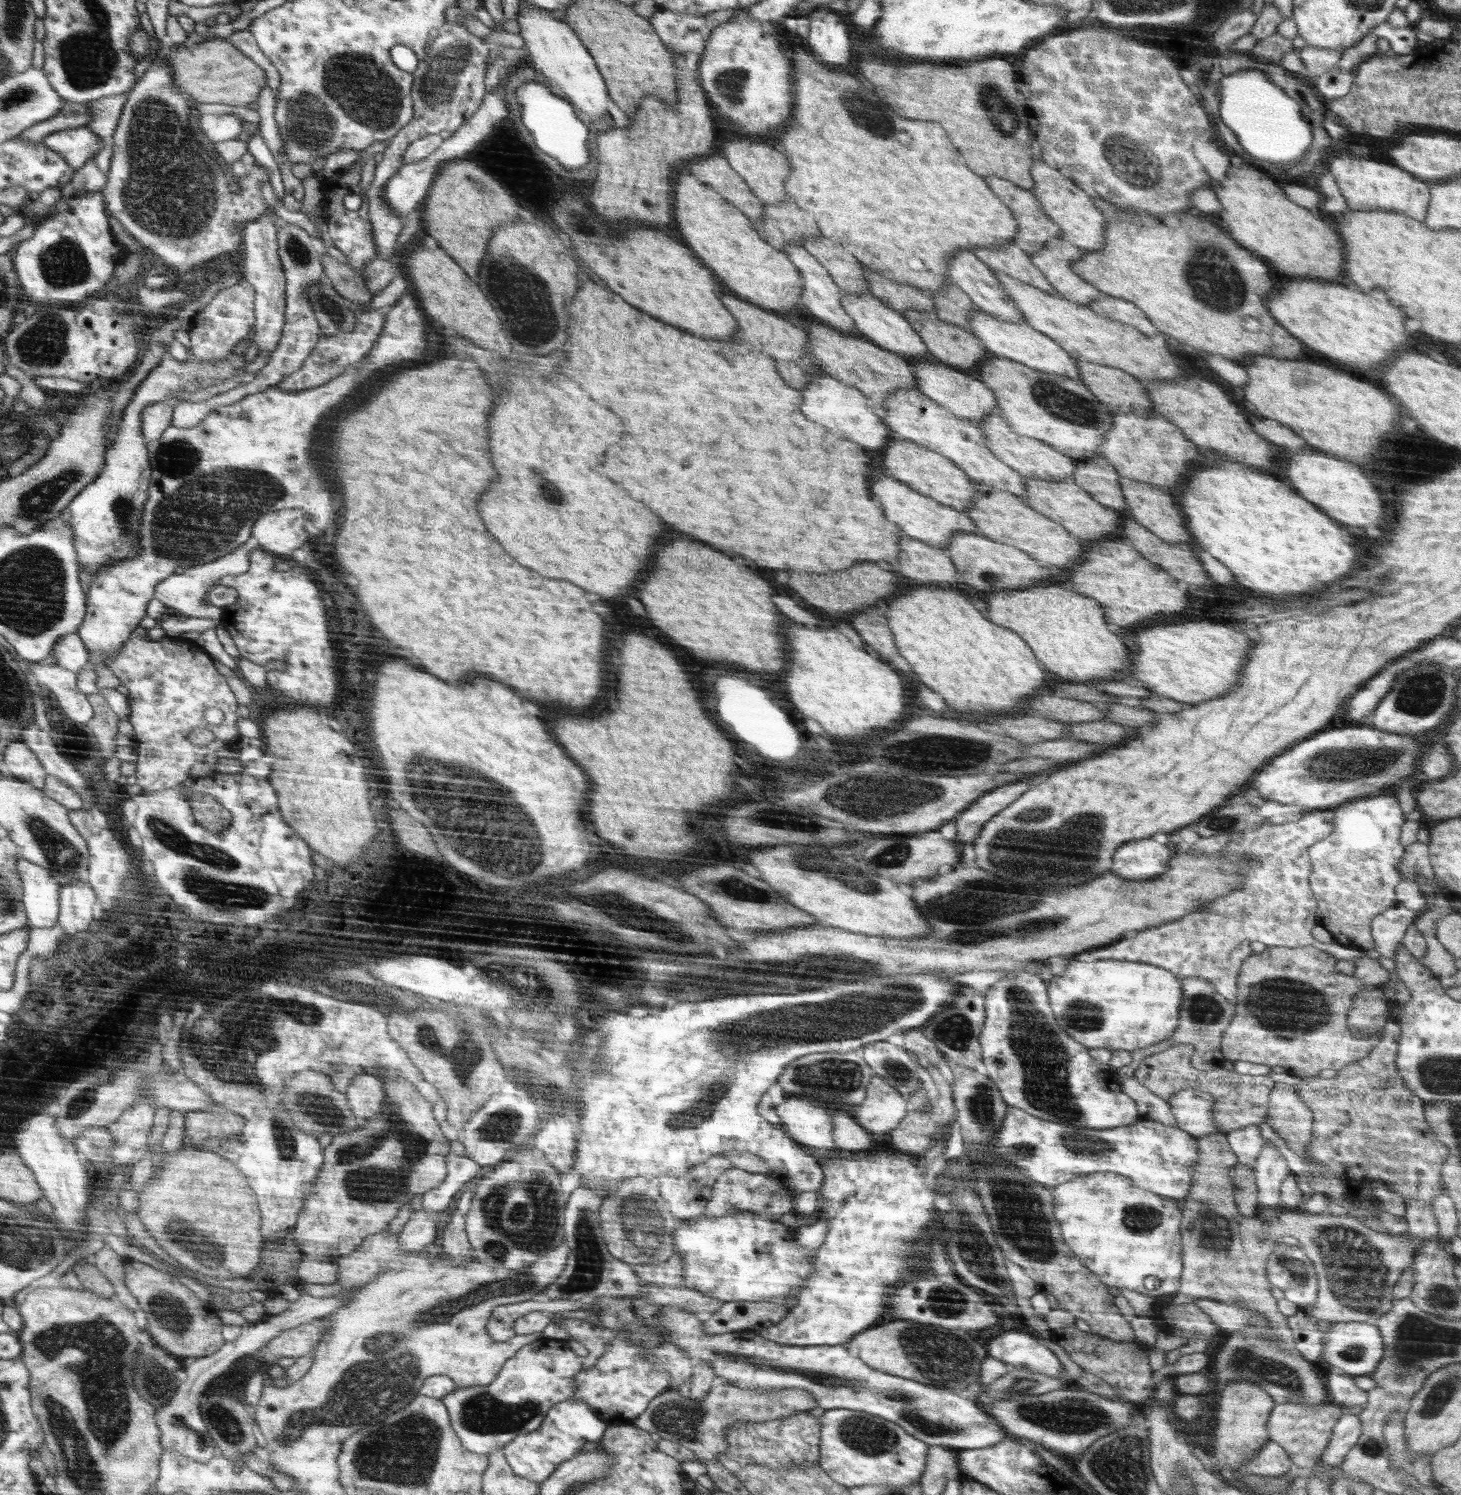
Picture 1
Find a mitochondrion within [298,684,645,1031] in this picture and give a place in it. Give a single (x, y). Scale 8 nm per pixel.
(506, 835)

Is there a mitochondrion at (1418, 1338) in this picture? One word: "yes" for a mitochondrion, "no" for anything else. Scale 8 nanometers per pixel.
yes

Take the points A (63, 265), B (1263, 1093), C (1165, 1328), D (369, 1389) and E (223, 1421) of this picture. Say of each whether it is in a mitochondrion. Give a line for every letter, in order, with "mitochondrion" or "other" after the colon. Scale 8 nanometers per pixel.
A: mitochondrion
B: other
C: other
D: mitochondrion
E: mitochondrion

